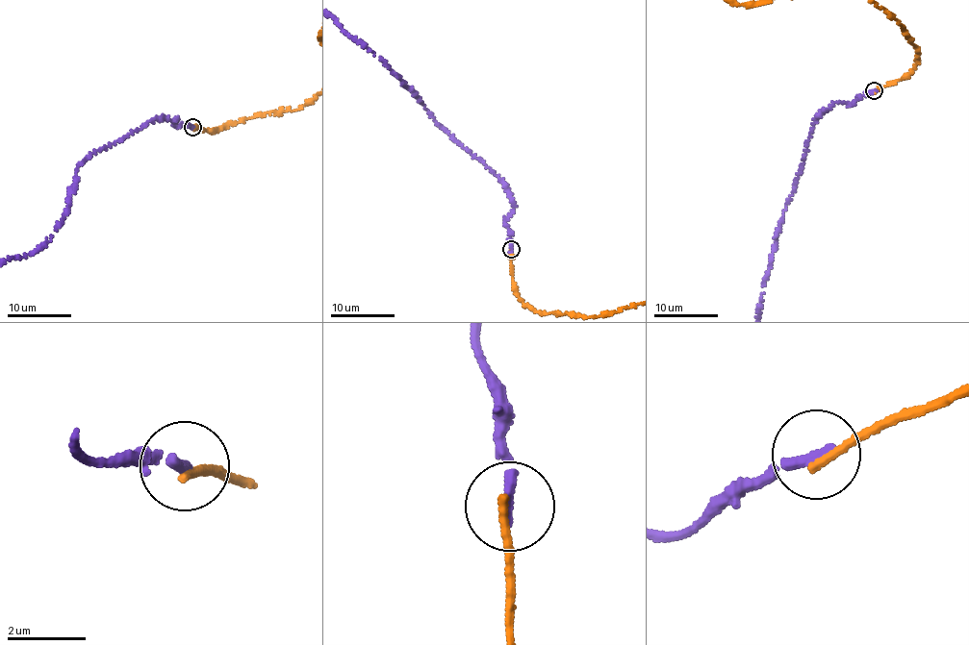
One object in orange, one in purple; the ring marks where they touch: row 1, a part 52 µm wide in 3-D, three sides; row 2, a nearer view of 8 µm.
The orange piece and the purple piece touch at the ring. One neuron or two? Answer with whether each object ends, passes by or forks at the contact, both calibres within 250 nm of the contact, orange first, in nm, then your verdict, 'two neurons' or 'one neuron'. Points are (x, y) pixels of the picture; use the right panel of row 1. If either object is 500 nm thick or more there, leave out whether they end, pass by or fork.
orange ends | purple ends | 240/280 nm | two neurons

